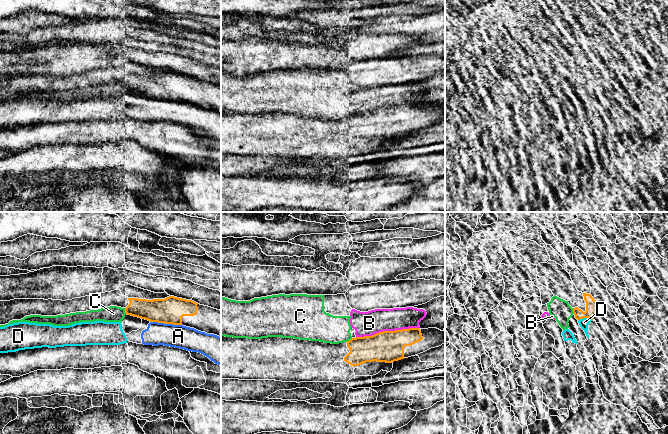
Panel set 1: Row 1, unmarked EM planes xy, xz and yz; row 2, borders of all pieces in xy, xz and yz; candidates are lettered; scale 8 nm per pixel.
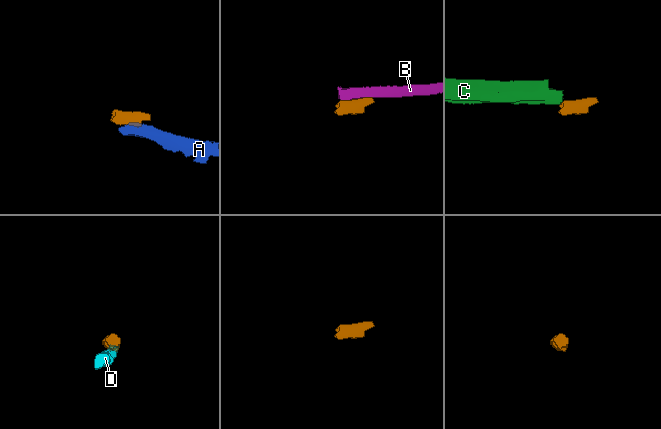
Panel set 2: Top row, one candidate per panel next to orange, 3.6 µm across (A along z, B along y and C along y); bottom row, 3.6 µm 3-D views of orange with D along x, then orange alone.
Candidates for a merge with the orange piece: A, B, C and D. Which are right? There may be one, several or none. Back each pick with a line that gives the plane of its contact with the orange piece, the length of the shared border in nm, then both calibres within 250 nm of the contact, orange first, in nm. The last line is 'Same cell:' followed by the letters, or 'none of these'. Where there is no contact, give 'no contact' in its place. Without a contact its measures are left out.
D: contact in yz; length 120 nm; calibres 100 and 70 nm
Same cell: D

